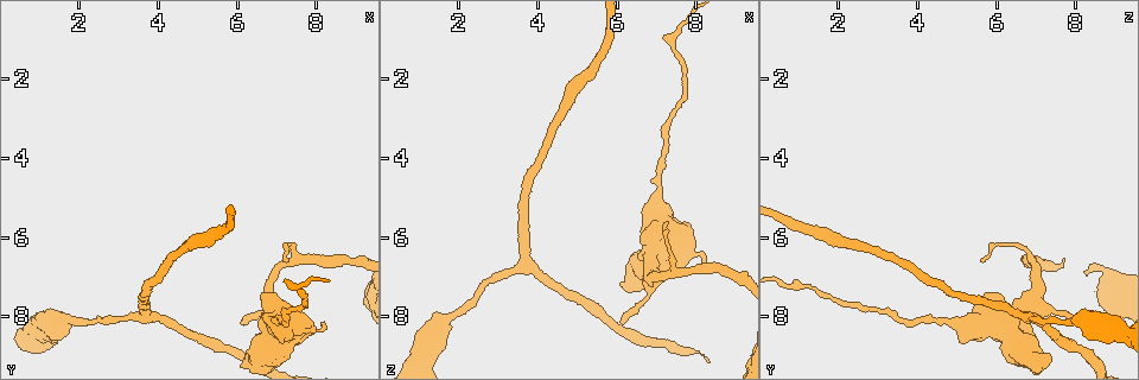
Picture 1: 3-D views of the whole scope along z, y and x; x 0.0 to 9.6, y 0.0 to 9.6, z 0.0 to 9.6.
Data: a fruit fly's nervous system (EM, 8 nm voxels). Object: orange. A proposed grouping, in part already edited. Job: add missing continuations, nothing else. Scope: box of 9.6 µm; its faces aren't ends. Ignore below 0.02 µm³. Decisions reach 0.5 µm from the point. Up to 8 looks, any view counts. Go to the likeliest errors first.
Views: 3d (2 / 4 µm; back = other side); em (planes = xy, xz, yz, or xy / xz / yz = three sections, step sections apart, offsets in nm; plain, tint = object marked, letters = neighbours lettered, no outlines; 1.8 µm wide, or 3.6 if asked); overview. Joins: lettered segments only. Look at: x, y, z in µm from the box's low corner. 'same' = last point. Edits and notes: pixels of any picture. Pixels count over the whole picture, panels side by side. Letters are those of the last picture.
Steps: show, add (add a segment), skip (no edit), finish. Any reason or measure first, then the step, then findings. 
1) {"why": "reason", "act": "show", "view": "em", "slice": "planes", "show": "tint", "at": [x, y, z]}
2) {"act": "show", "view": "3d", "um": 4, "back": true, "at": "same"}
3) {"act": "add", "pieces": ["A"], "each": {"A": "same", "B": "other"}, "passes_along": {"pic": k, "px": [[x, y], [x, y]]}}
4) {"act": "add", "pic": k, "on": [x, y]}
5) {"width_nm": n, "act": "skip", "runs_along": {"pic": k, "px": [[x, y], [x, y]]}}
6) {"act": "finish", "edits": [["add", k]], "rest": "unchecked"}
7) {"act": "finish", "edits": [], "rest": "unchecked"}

{"why": "sharp bend", "act": "show", "view": "em", "slice": "planes", "show": "tint", "at": [7.40, 7.20, 0.95]}

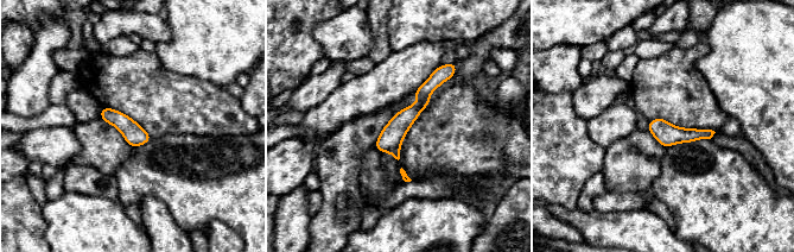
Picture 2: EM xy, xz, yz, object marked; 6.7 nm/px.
{"act": "show", "view": "em", "slice": "planes", "show": "letters", "at": "same"}

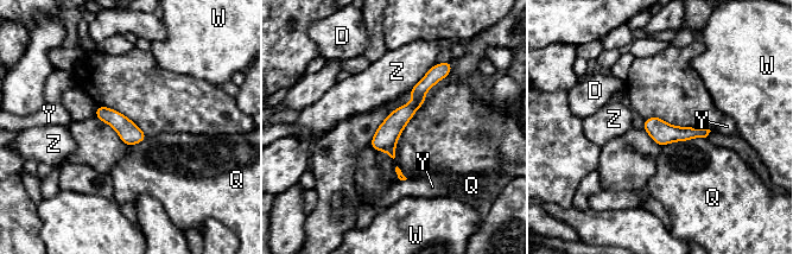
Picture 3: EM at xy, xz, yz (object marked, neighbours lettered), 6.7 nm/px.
{"width_nm": 150, "act": "skip", "each": {"D": "other", "Q": "other", "W": "other", "Y": "other", "Z": "other"}, "runs_along": {"pic": 3, "px": [[439, 72], [378, 147]]}, "found": "no lettered segment goes on from it"}

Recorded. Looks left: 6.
{"why": "branch stops here", "act": "show", "view": "em", "slice": "yz", "step": 8, "show": "tint", "at": [6.15, 8.15, 8.25]}

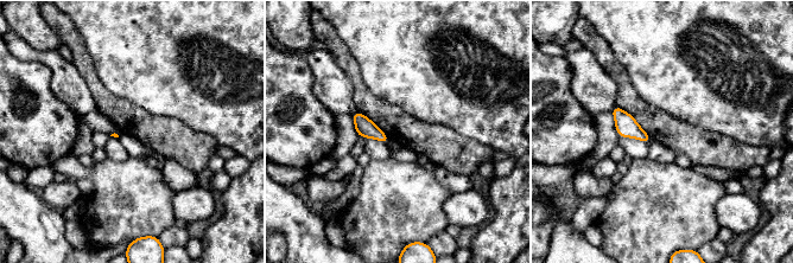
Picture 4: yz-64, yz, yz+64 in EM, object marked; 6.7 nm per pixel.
{"act": "show", "view": "em", "slice": "planes", "show": "letters", "at": "same"}

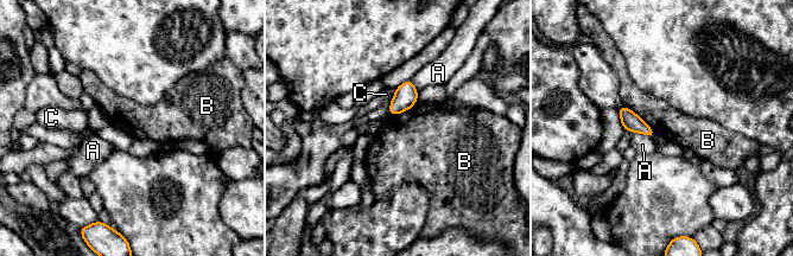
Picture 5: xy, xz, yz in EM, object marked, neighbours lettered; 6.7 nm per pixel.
{"width_nm": 80, "longest_contact_nm": ["B", 300], "act": "skip", "each": {"A": "other", "B": "other", "C": "other"}, "found": "no lettered segment goes on from it"}

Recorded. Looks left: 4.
{"why": "calibre changes", "act": "show", "view": "em", "slice": "yz", "step": 8, "show": "tint", "at": [1.95, 8.05, 7.95]}

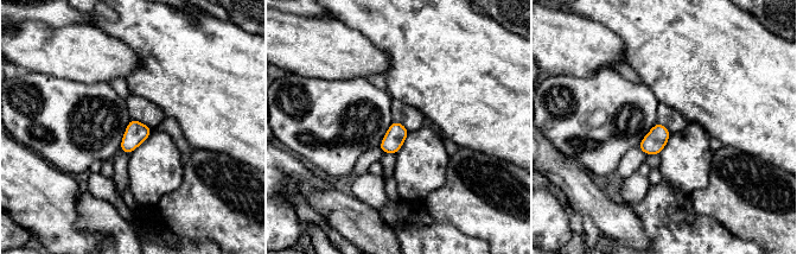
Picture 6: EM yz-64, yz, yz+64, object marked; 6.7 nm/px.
{"why": "cut it another way", "act": "show", "view": "em", "slice": "planes", "show": "letters", "at": "same"}

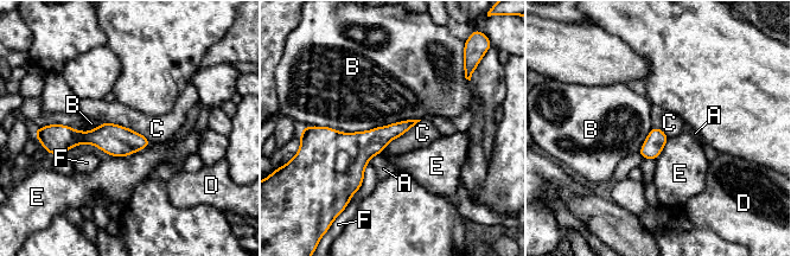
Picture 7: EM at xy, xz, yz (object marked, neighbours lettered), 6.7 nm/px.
{"longest_contact_nm": ["B", 750], "act": "skip", "each": {"A": "other", "B": "other", "C": "other", "D": "other", "E": "other", "F": "other"}, "border": {"pic": 7, "px": [[104, 121], [128, 127], [152, 142]]}, "found": "none of them fits"}

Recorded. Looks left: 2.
{"why": "free end", "act": "show", "view": "3d", "um": 4, "at": [7.25, 6.55, 5.60]}

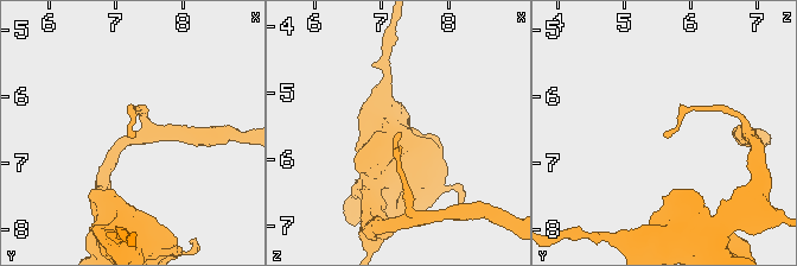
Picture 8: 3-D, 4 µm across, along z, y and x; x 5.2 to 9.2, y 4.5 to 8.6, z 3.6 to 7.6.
{"act": "show", "view": "em", "slice": "planes", "show": "letters", "at": [7.30, 6.60, 5.60]}

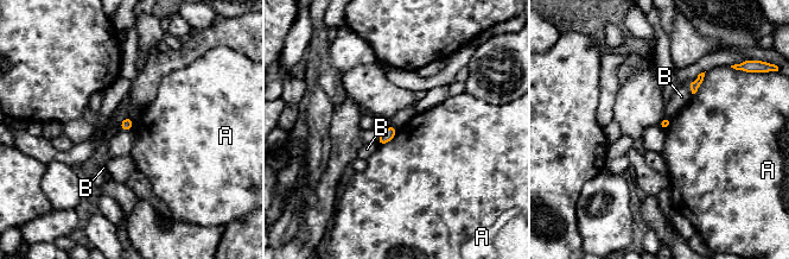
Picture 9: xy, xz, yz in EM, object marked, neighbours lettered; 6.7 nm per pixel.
{"act": "skip", "each": {"A": "other", "B": "other"}, "border": {"pic": 9, "px": [[706, 71], [700, 87], [692, 94]]}, "found": "no lettered segment goes on from it"}

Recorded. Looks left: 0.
{"act": "finish", "edits": [], "rest": "unchecked"}

